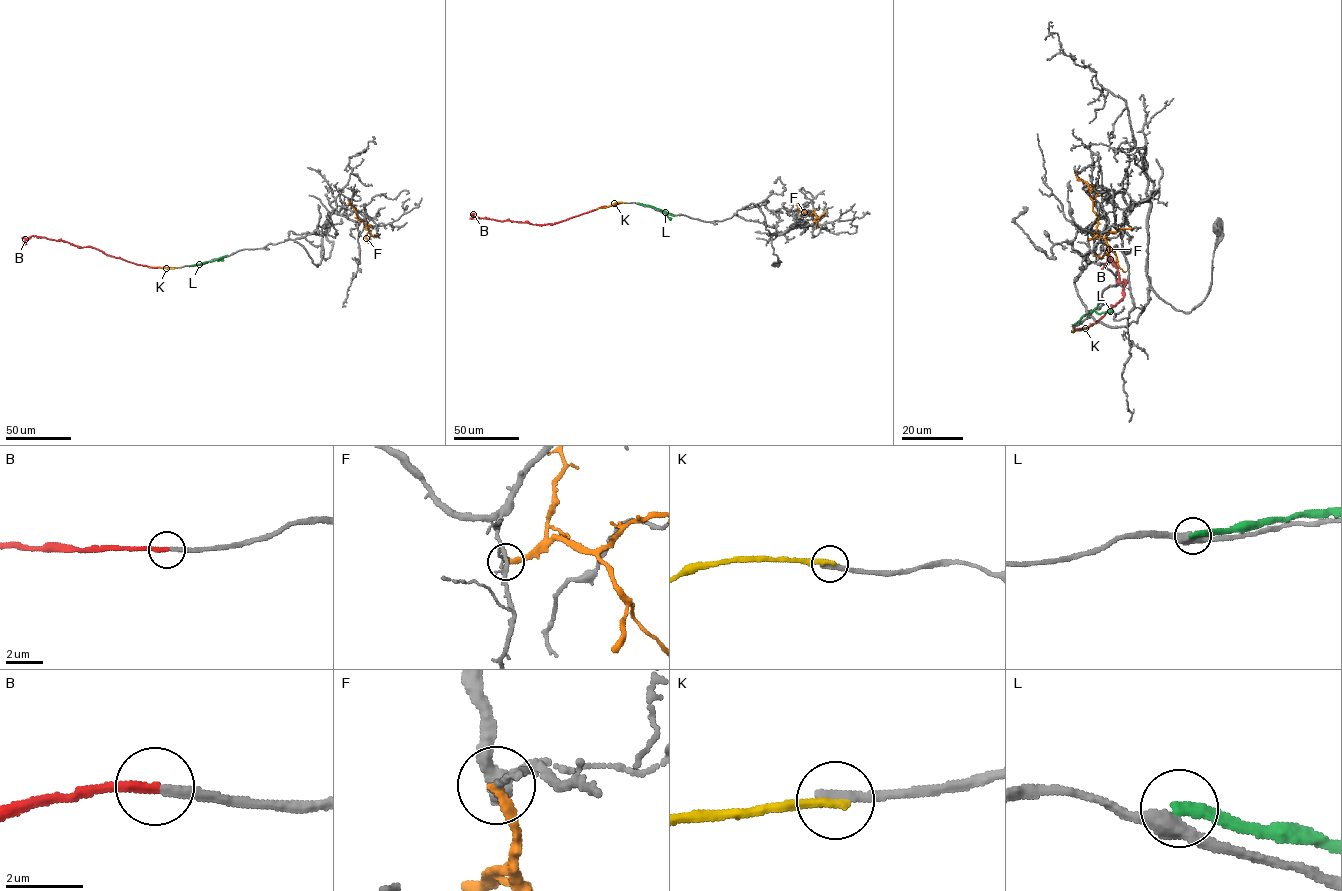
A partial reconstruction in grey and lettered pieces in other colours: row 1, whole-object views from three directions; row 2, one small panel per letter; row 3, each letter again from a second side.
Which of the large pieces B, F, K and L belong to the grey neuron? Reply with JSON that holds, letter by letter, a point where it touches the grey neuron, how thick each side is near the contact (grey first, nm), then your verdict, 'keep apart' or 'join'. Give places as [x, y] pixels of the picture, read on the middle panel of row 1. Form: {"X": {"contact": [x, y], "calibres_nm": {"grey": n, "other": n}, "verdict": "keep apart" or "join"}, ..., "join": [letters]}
{"B": {"contact": [624, 202], "calibres_nm": {"grey": 240, "other": 240}, "verdict": "join"}, "F": {"contact": [813, 209], "calibres_nm": {"grey": 160, "other": 260}, "verdict": "keep apart"}, "K": {"contact": [624, 202], "calibres_nm": {"grey": 280, "other": 280}, "verdict": "keep apart"}, "L": {"contact": [638, 203], "calibres_nm": {"grey": 420, "other": 300}, "verdict": "keep apart"}, "join": ["B"]}

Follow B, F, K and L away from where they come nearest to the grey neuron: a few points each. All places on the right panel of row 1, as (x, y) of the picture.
B: (1073, 329), (1096, 323), (1123, 296), (1124, 280), (1119, 280), (1116, 263), (1109, 255), (1099, 274)
F: (1088, 239), (1095, 234), (1098, 217), (1093, 210), (1089, 186), (1074, 172)
K: (1073, 329), (1081, 329), (1094, 323)
L: (1074, 325), (1103, 300)

